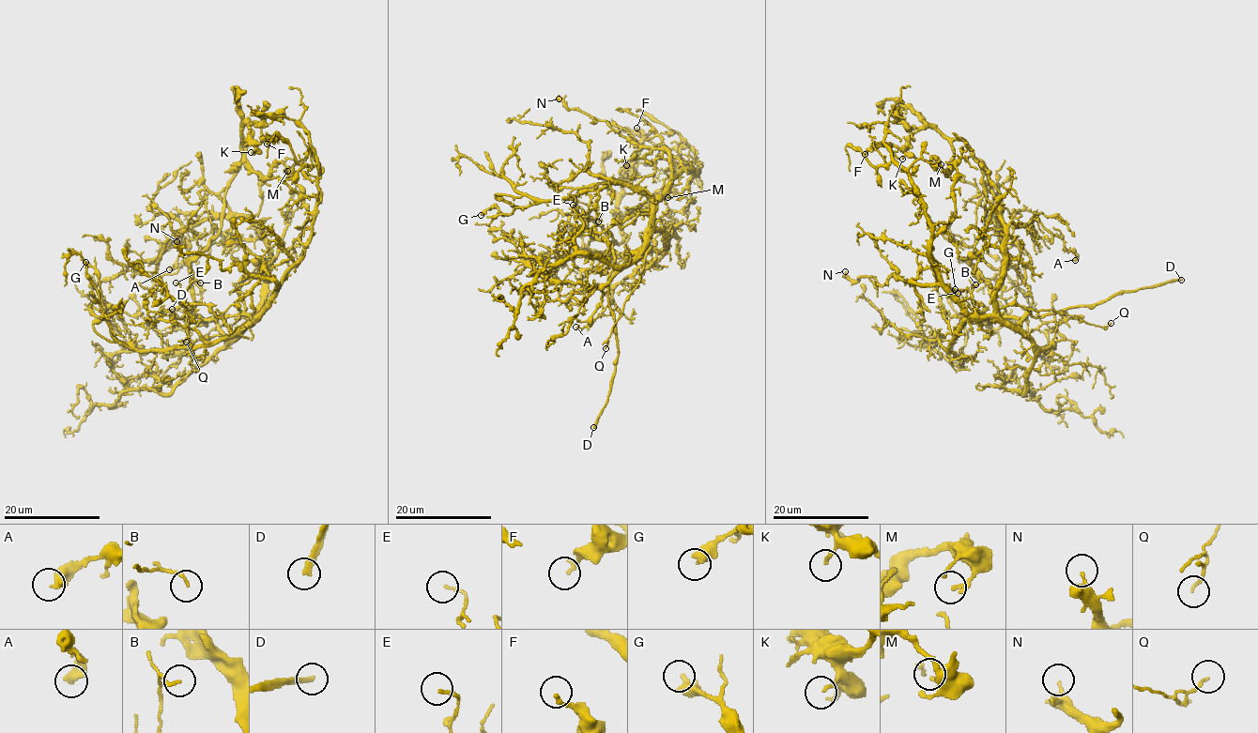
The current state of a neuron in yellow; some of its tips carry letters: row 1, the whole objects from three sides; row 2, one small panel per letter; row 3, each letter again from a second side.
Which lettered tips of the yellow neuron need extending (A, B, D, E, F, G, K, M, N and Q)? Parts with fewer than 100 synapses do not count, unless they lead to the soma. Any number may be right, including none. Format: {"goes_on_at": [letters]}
{"goes_on_at": ["D"]}

